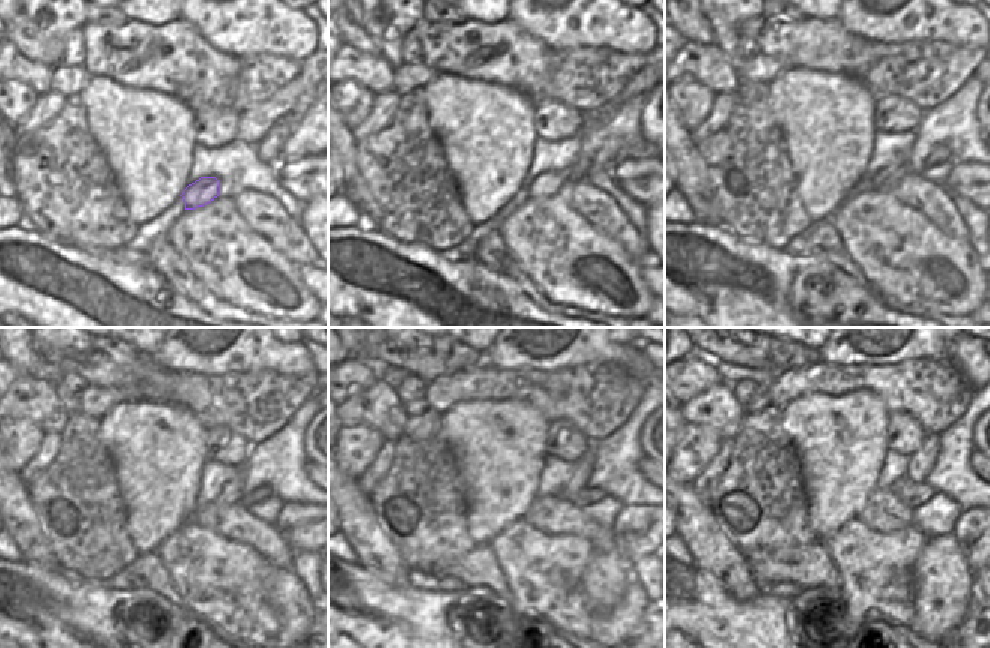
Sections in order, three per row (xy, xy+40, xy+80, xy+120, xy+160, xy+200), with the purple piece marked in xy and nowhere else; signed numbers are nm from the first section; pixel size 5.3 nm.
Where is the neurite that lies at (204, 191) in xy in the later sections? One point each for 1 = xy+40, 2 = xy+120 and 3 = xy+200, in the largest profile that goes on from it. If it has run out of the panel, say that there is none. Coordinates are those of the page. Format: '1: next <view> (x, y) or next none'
1: next xy+40 (548, 183)
2: next xy+120 (231, 494)
3: next xy+200 (920, 464)

